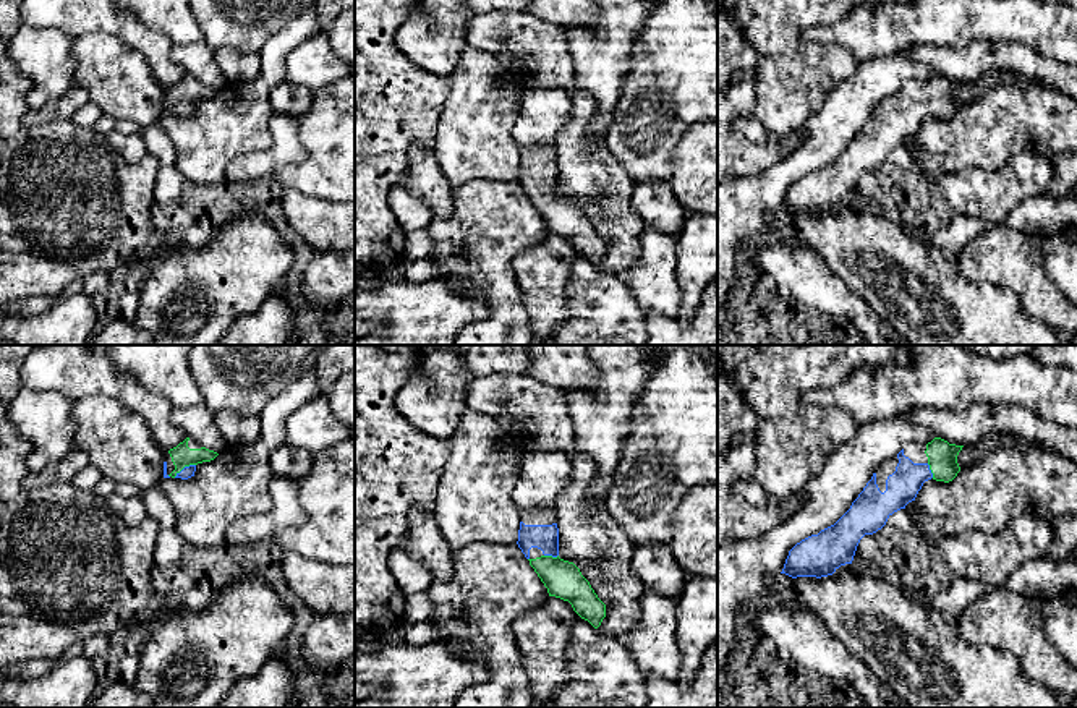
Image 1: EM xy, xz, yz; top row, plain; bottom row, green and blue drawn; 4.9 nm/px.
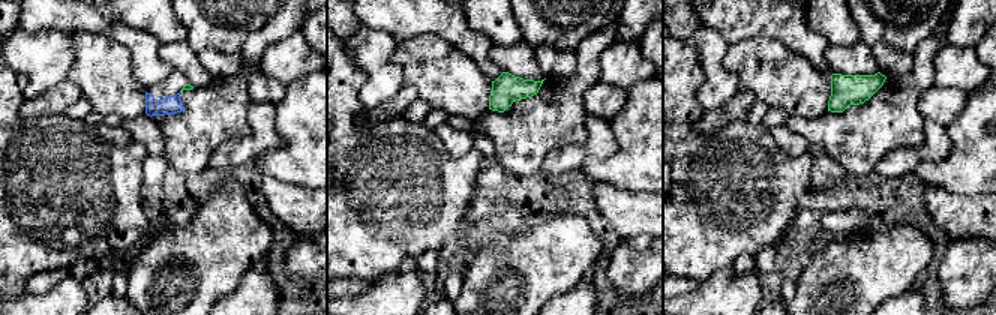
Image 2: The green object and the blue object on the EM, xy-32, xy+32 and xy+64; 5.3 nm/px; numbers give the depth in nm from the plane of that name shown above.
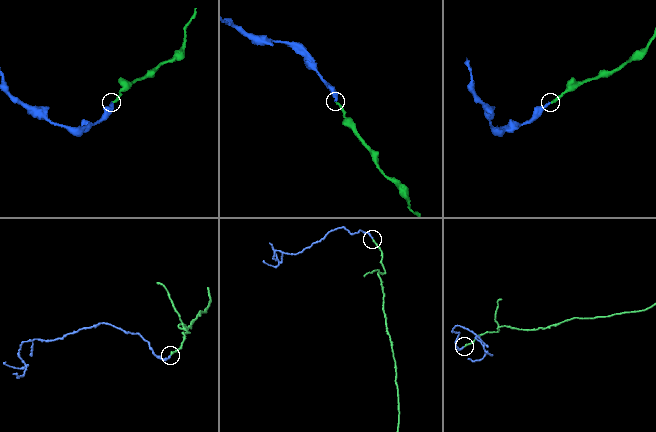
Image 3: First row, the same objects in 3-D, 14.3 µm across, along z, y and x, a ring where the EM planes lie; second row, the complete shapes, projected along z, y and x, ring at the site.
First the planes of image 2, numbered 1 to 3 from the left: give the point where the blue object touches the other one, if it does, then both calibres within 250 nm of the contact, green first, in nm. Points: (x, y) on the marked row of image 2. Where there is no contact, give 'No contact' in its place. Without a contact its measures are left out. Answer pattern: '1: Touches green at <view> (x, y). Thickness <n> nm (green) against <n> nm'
1: No contact
2: No contact
3: No contact

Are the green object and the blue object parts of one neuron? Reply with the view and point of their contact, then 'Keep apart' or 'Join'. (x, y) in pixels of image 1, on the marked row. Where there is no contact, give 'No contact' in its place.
Touches green at xy (183, 467). Join

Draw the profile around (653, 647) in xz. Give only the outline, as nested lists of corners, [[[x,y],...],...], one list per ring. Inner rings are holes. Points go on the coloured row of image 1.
[[[643,588],[640,616],[627,635],[625,646],[645,679],[656,676],[677,680],[682,669],[677,646],[677,603],[679,598]]]

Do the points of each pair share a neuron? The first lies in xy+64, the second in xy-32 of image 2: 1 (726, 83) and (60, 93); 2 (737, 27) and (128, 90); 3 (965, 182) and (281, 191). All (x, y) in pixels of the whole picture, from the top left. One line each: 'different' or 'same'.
1: different
2: different
3: different

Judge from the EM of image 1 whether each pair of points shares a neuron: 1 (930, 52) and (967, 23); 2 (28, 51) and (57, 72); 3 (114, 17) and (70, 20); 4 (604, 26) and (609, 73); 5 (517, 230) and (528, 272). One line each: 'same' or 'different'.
1: different
2: same
3: same
4: same
5: different

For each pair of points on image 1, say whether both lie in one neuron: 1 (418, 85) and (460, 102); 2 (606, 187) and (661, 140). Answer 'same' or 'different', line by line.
1: different
2: different

